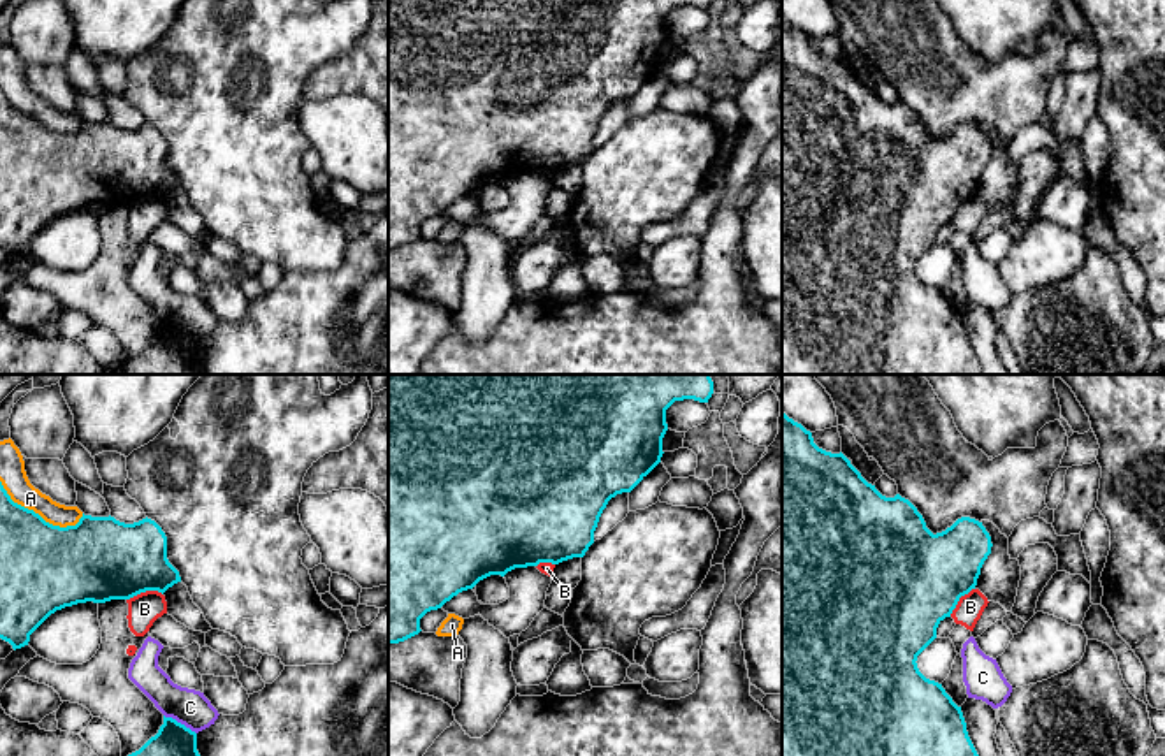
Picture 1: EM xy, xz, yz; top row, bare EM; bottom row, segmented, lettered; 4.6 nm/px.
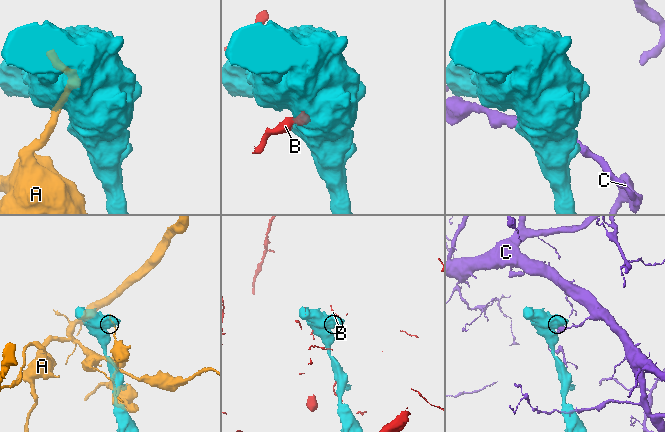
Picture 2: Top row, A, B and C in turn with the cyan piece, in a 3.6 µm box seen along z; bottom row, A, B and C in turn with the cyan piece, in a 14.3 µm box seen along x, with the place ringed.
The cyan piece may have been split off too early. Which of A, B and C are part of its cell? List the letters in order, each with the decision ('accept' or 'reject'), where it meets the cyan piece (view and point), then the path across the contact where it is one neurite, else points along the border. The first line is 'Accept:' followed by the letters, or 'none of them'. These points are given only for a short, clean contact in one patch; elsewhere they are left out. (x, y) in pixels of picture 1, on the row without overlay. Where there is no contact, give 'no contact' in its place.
Accept: none of them
A: reject | xy (37, 120)
B: reject | xy (144, 197)
C: reject | xy (180, 329)

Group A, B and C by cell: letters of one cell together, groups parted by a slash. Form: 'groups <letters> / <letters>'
groups A / B / C

